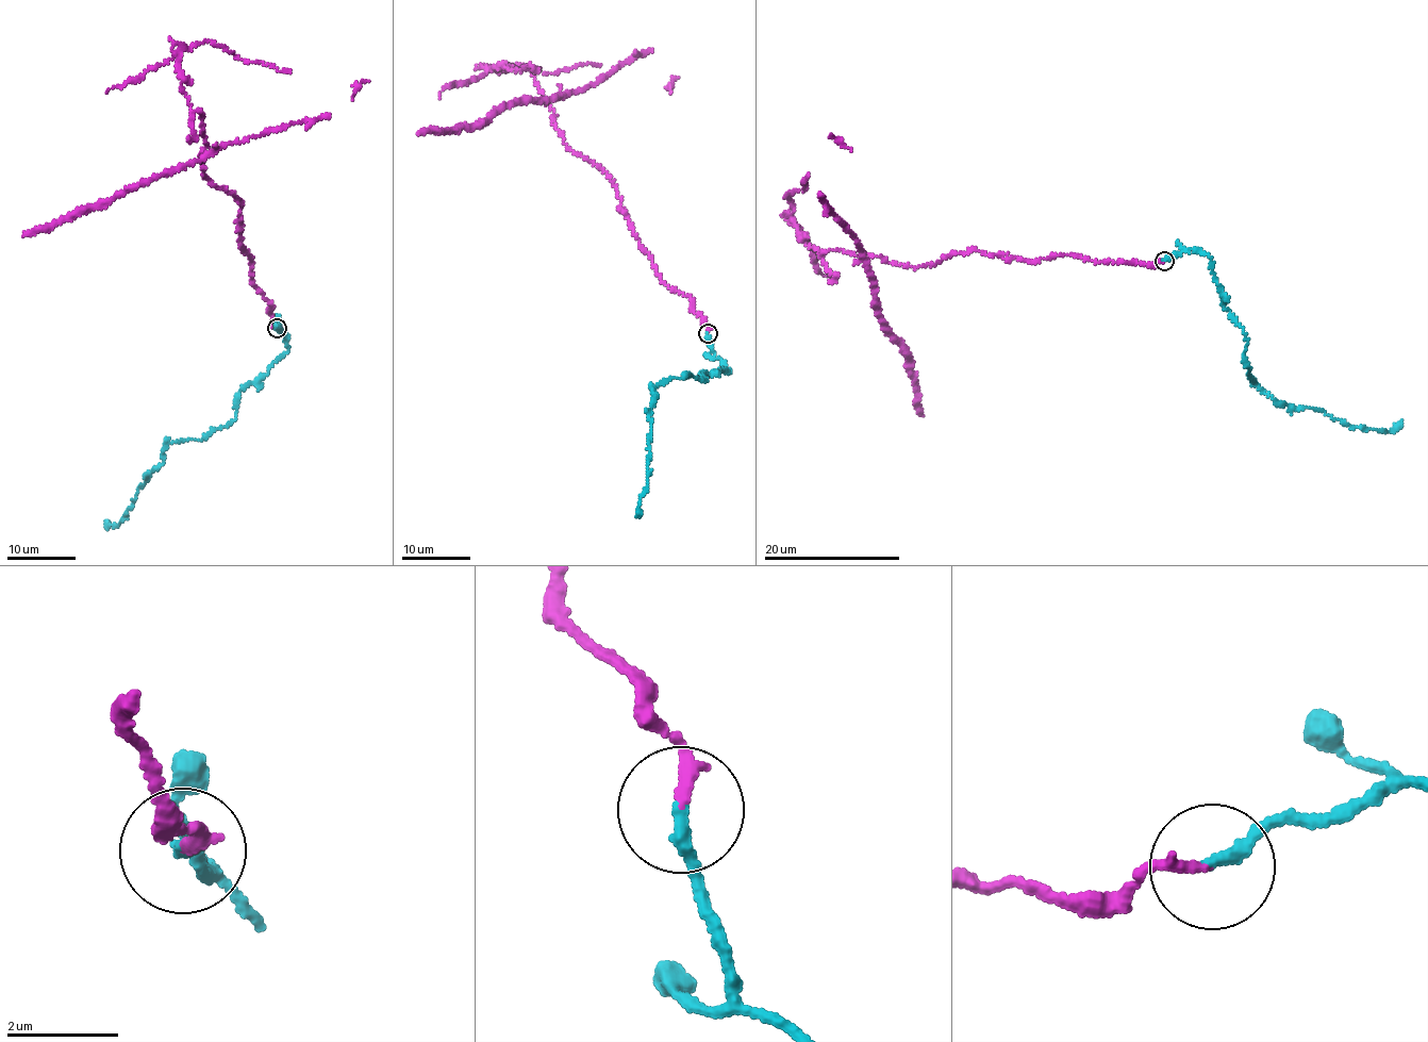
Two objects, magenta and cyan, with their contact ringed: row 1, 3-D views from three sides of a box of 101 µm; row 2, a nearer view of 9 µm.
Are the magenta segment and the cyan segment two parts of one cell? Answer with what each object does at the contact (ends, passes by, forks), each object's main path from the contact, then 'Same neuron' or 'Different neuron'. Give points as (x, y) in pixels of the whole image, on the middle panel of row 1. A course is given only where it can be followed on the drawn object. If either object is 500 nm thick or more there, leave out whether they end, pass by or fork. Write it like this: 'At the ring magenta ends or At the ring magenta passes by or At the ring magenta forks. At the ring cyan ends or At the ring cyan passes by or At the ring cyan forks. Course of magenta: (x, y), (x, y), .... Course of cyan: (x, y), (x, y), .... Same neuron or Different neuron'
At the ring magenta ends. At the ring cyan ends. Course of magenta: (708, 333), (692, 298), (661, 281), (608, 174), (564, 143), (529, 68), (492, 69), (557, 72), (600, 65). Course of cyan: (708, 333), (711, 349), (730, 370), (702, 374), (704, 380), (669, 377), (652, 391), (648, 488), (638, 517). Different neuron

